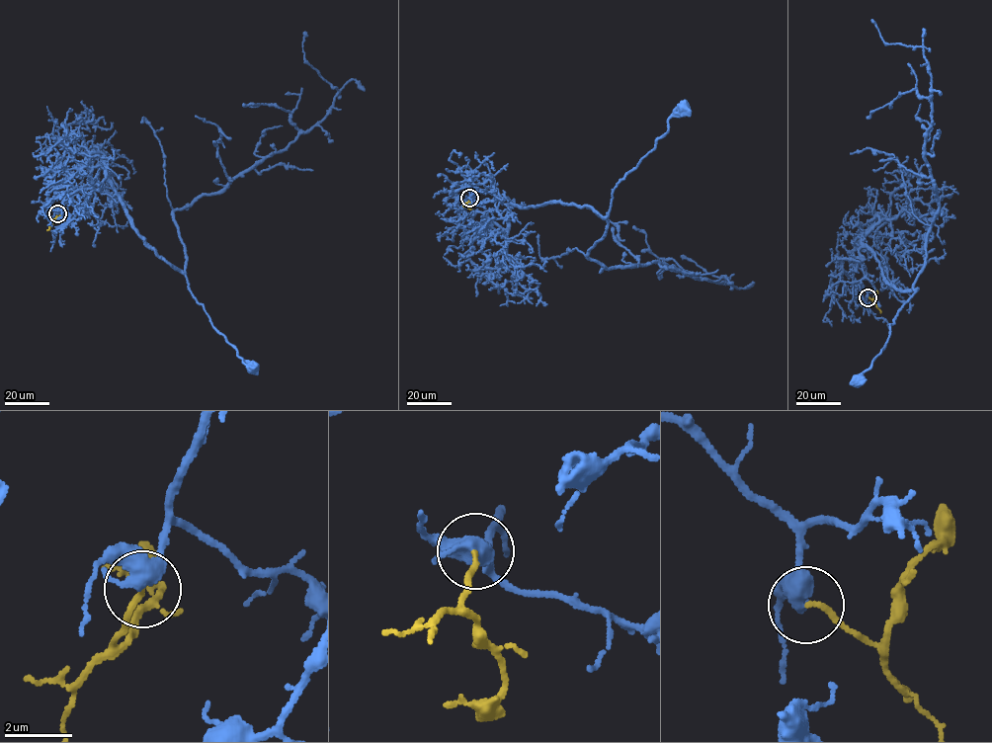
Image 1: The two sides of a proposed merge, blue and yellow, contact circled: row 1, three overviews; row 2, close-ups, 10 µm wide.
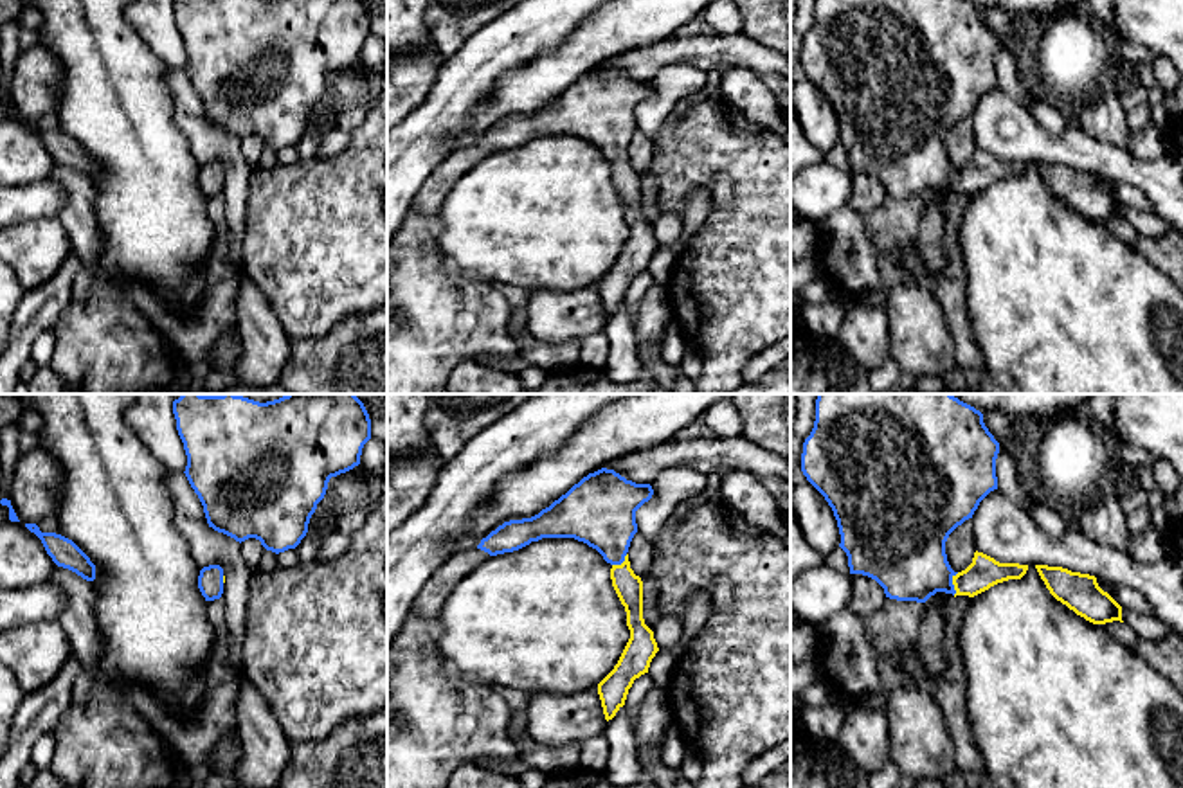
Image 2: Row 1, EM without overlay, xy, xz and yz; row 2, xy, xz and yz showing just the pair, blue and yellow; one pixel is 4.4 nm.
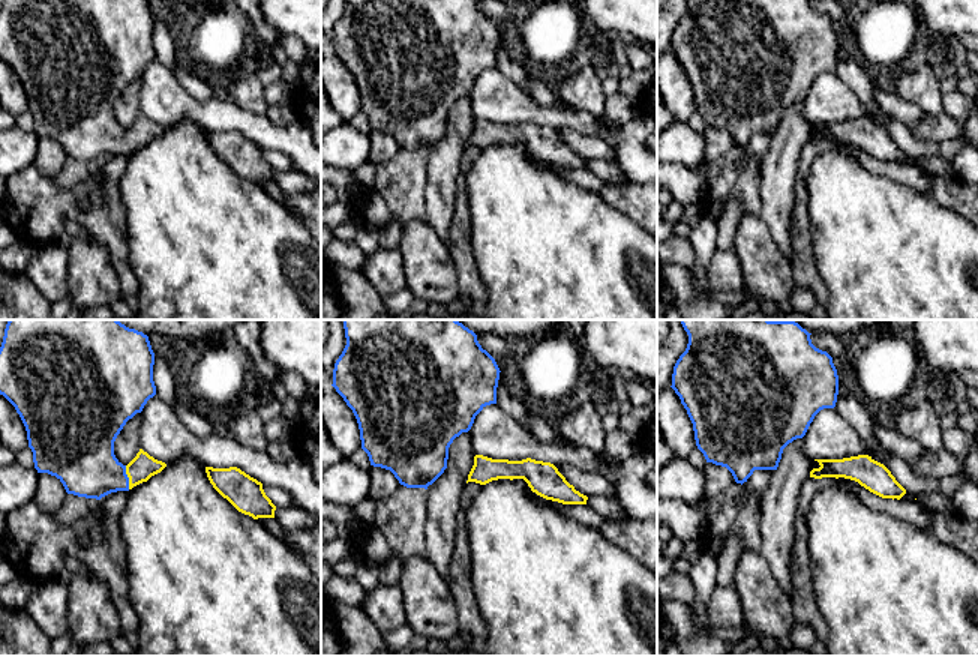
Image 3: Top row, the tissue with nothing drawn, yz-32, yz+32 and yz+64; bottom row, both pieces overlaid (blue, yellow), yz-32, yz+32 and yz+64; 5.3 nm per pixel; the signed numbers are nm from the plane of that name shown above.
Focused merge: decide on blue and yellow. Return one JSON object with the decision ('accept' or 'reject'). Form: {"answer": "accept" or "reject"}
{"answer": "accept"}

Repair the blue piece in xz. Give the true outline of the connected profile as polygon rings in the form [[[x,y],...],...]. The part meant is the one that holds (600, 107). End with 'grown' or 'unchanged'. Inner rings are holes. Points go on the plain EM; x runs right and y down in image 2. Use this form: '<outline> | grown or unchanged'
[[[601,65],[583,74],[538,112],[504,119],[477,142],[497,153],[542,135],[574,135],[596,146],[612,162],[610,176],[625,203],[630,236],[614,266],[598,281],[607,318],[625,302],[634,277],[648,270],[659,248],[654,228],[643,216],[643,178],[630,166],[627,151],[637,130],[636,108],[652,92],[650,81],[636,81],[614,67]]] | grown

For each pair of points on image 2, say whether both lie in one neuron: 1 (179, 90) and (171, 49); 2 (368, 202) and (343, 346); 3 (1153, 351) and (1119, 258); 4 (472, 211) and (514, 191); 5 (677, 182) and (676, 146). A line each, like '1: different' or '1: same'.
1: different
2: different
3: same
4: same
5: same

